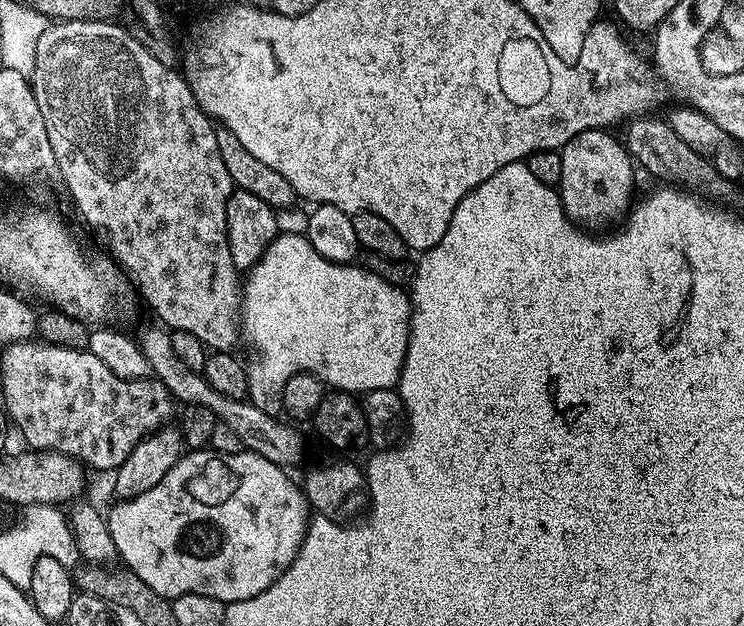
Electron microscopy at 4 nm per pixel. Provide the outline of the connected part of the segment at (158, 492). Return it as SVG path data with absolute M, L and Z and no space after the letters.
M211 450L189 451L181 455L158 486L150 486L146 494L120 500L106 512L116 555L128 563L127 571L142 578L154 594L169 602L186 594L209 596L226 606L254 598L254 594L265 592L292 565L308 529L308 498L288 475L280 465L251 450L241 450L232 456L221 456Z

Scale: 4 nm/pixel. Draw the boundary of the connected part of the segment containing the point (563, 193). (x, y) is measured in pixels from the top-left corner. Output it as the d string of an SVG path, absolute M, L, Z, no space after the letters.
M608 130L583 132L565 144L560 152L562 158L562 178L558 185L560 205L573 222L592 226L588 224L604 224L607 220L616 219L619 221L625 215L626 206L633 203L632 191L636 188L637 169L627 149L617 137L616 141L612 134Z

